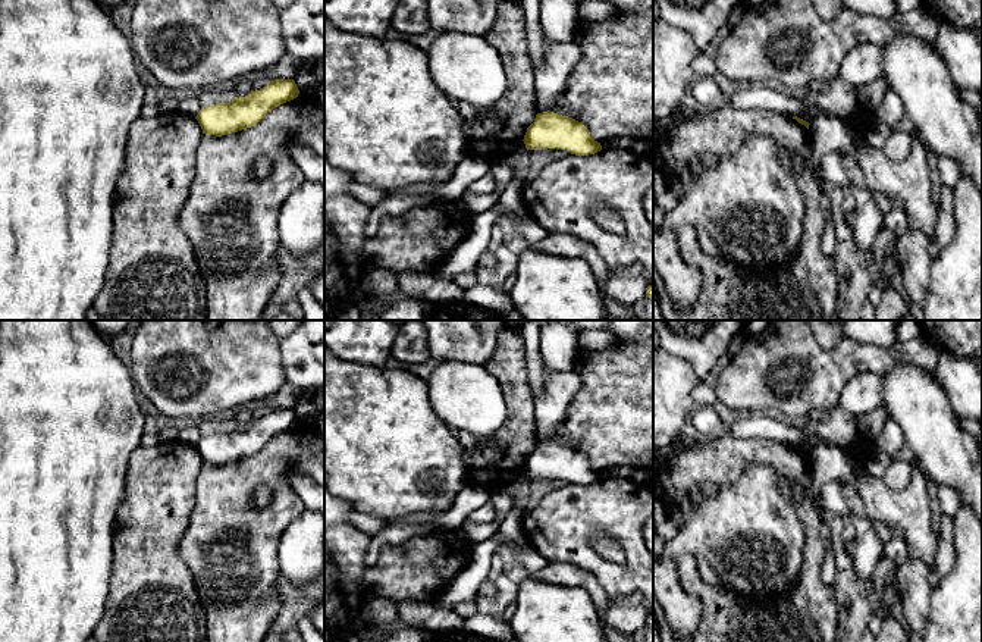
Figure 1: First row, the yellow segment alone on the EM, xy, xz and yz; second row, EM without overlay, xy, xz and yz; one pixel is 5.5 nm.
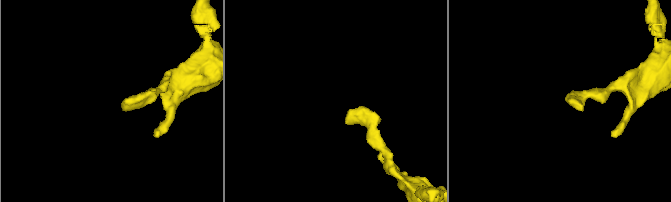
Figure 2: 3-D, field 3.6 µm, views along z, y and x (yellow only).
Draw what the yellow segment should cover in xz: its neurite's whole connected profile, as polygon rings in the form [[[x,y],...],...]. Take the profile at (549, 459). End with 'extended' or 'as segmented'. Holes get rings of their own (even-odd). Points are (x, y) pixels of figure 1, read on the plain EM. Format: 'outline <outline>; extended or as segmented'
outline [[[549,439],[536,444],[523,470],[527,479],[562,477],[575,485],[602,479],[581,451]]]; as segmented

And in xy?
outline [[[274,408],[245,426],[235,426],[230,432],[203,436],[195,448],[203,463],[222,466],[257,454],[270,439],[298,423],[294,408]]]; as segmented

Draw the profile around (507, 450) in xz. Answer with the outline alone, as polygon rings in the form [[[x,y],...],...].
[[[499,329],[495,353],[484,366],[499,380],[508,416],[492,436],[477,441],[473,451],[464,452],[470,483],[480,469],[490,473],[523,470],[537,444],[534,394],[528,383],[523,335],[512,329]]]

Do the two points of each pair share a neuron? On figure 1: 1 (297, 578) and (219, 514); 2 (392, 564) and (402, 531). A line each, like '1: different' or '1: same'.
1: different
2: different

